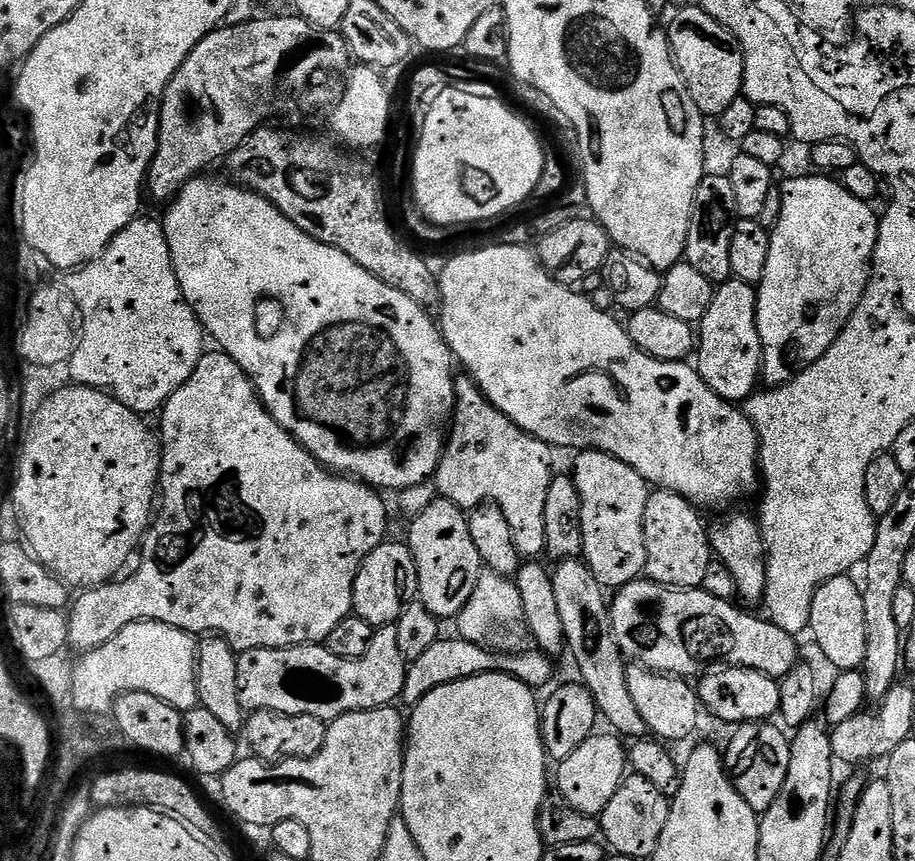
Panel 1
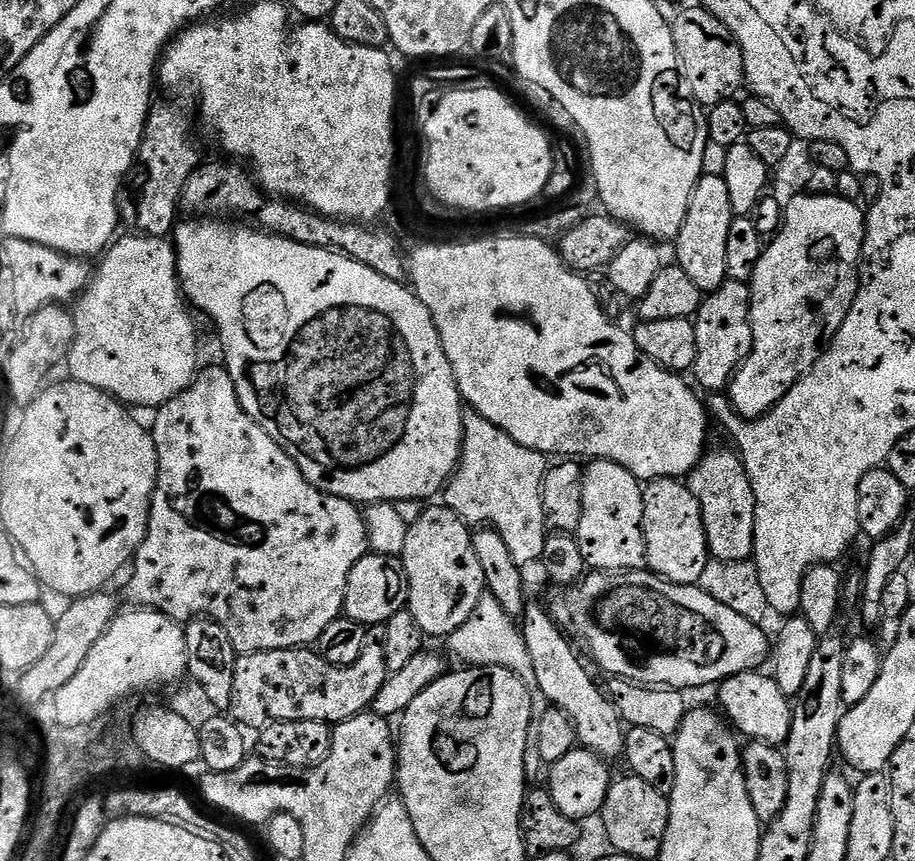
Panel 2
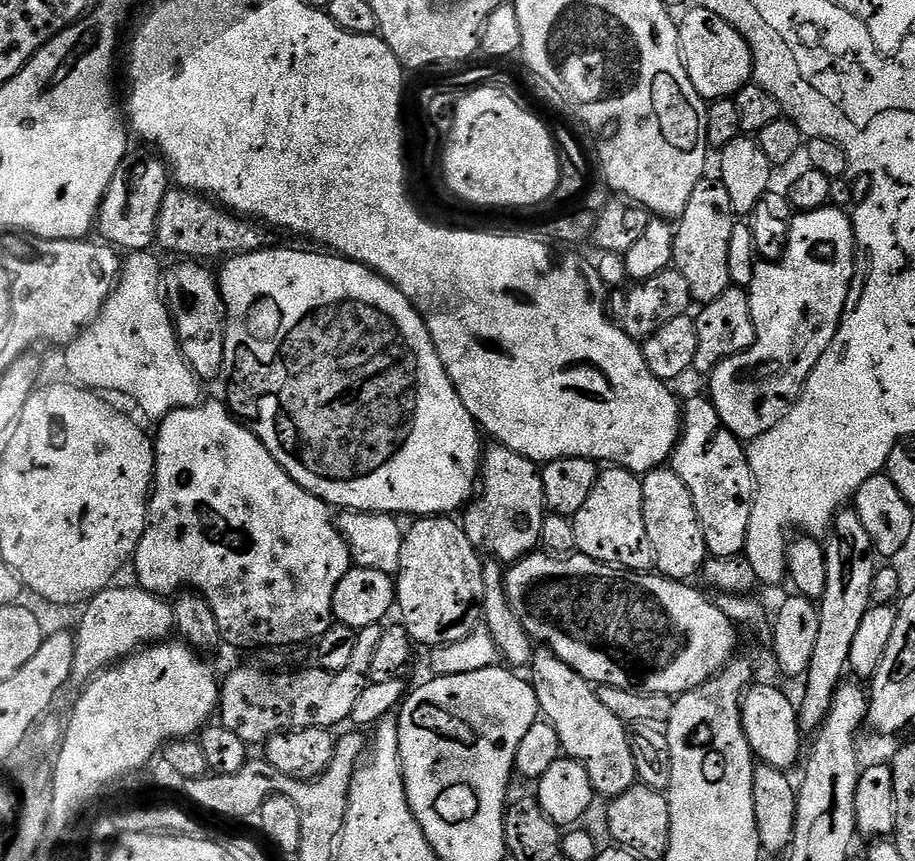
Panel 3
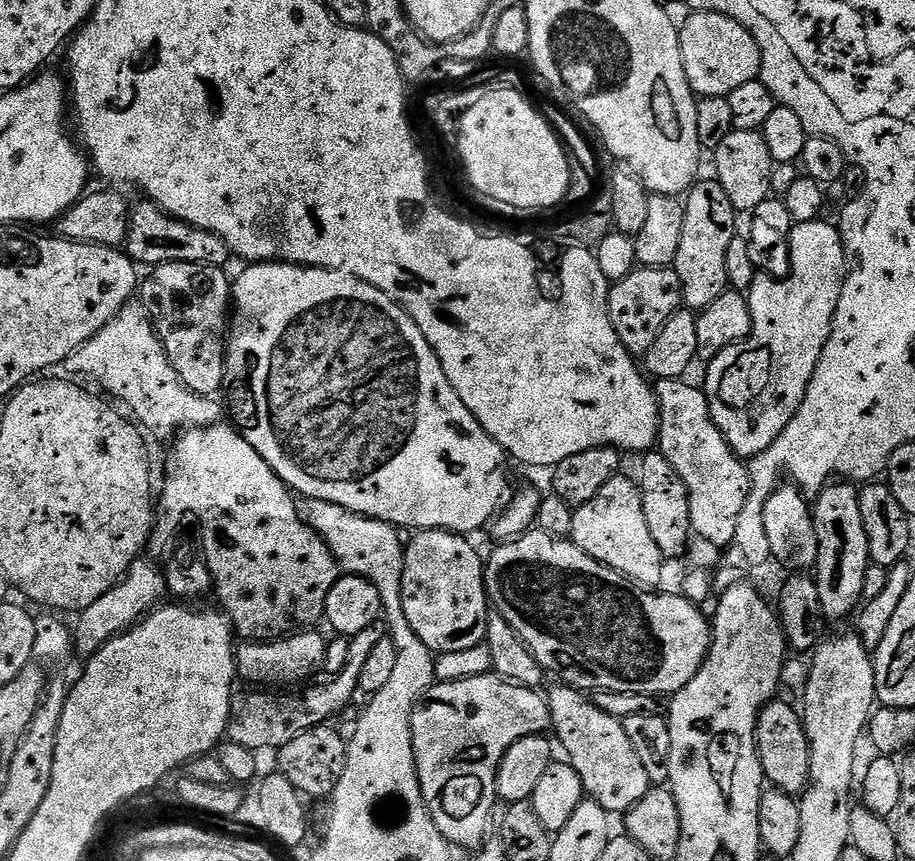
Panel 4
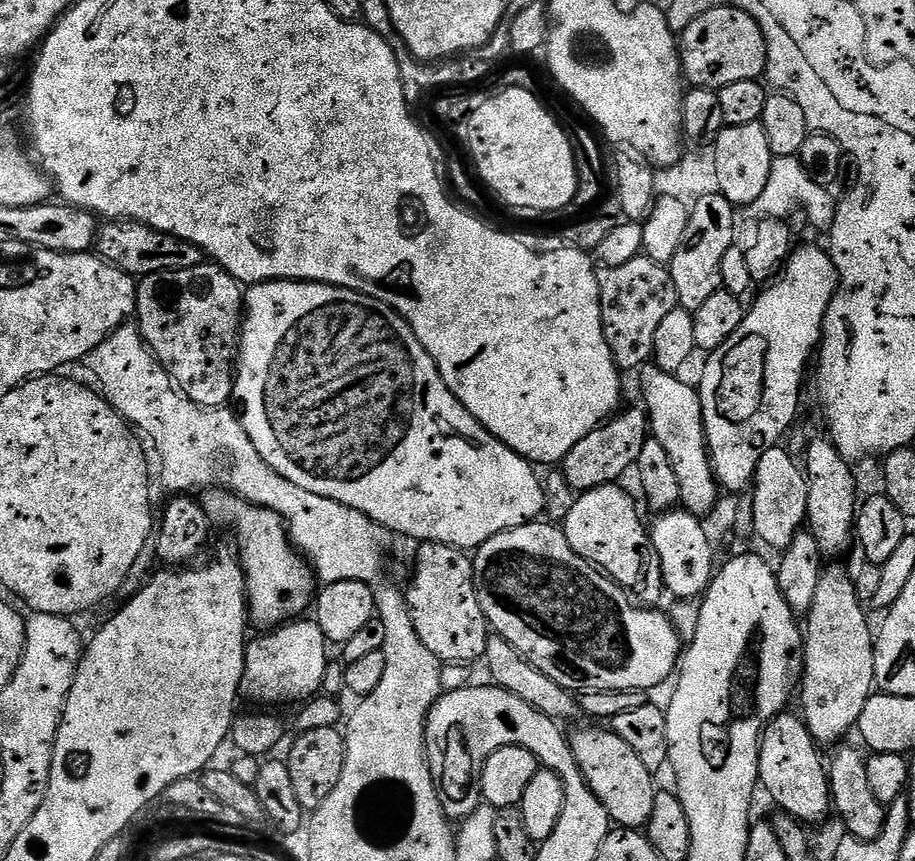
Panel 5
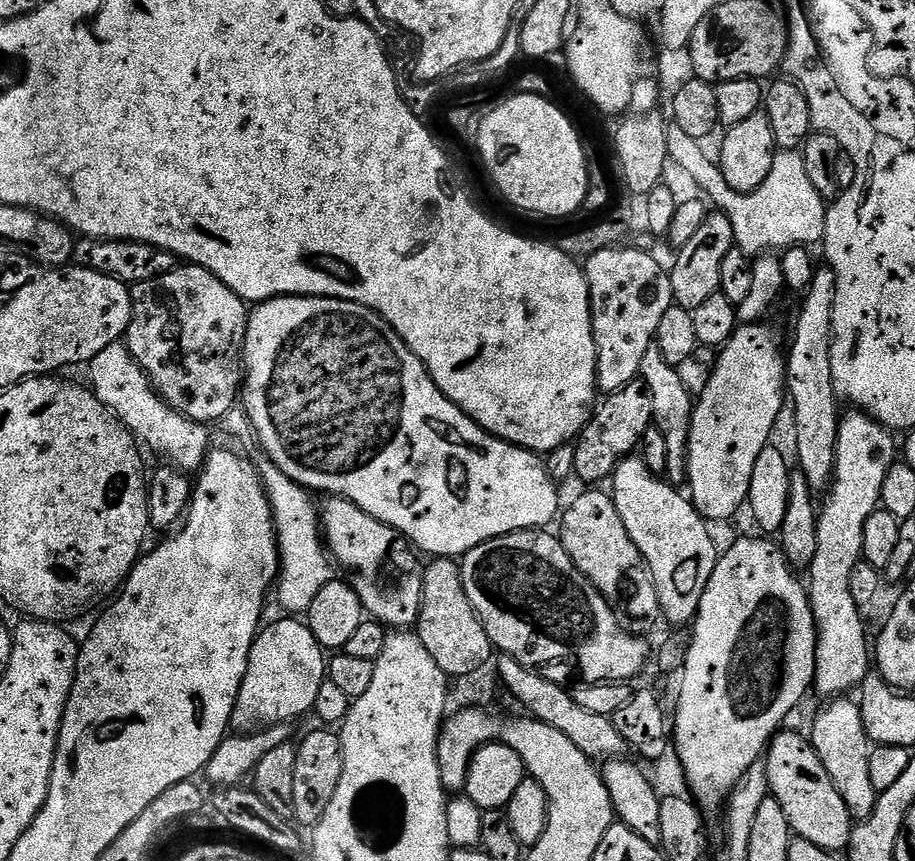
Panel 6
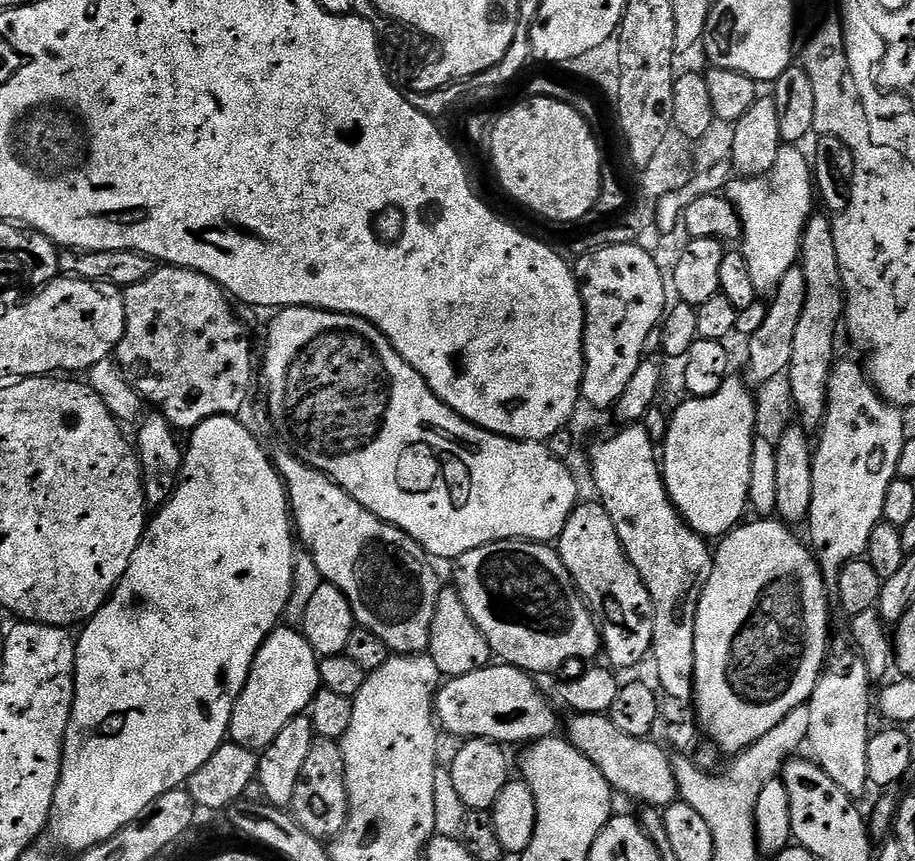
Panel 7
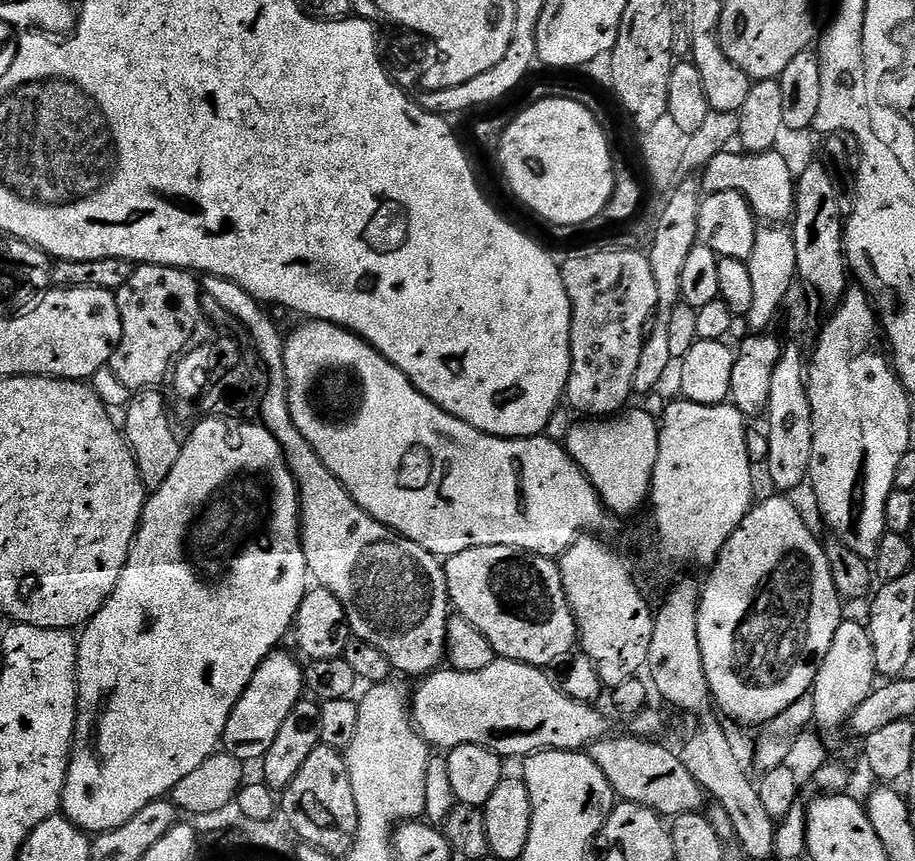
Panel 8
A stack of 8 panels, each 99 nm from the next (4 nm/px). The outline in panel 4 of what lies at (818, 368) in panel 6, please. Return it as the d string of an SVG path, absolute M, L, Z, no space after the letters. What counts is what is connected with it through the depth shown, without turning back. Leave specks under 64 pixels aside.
M829 482L811 505L814 534L818 534L818 558L814 579L818 586L820 611L832 620L844 620L862 604L862 582L870 563L868 535L862 526L860 488L852 482Z

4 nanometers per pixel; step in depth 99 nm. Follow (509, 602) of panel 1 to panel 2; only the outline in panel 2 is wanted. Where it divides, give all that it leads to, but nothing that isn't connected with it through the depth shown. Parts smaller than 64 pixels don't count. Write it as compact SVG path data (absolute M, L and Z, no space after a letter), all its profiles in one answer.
M485 595L484 599L478 602L474 614L454 630L454 634L446 637L448 648L461 661L464 666L474 668L485 668L486 666L498 666L505 668L515 674L516 677L528 687L528 693L532 699L532 719L539 722L542 714L550 707L546 694L538 684L538 678L534 678L534 662L530 662L530 650L526 650L524 633L521 625L513 616L506 614L502 606L492 596Z

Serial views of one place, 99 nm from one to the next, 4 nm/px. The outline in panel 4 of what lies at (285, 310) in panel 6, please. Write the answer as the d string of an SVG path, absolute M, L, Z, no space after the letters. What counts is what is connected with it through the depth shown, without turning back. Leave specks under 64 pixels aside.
M283 262L249 263L245 268L248 269L237 280L235 277L232 284L234 311L230 316L224 358L224 382L228 392L226 408L231 423L246 438L246 442L250 442L250 446L266 458L274 474L278 474L278 478L282 478L282 482L301 497L334 502L346 510L381 520L400 530L441 528L444 532L473 534L479 528L487 529L514 492L514 488L508 485L508 468L504 465L506 453L503 446L482 430L478 418L466 410L466 402L462 402L462 398L458 398L458 390L450 386L450 378L446 378L440 360L430 342L426 342L422 330L418 330L414 318L410 318L398 302L382 294L382 290L345 272Z

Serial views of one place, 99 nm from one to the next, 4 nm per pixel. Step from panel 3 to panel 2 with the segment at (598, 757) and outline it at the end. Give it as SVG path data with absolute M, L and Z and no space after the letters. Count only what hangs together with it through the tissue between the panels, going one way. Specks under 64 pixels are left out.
M529 603L524 609L522 631L526 650L530 650L530 662L534 662L534 678L538 678L542 694L546 694L549 705L560 708L572 719L572 725L576 728L576 739L583 747L597 756L619 757L624 750L626 725L620 719L612 701L602 691L601 685L599 688L592 681L591 674L584 669L584 664L580 661L581 653L572 649L573 641L566 635L557 617L553 613L552 616L540 604Z

